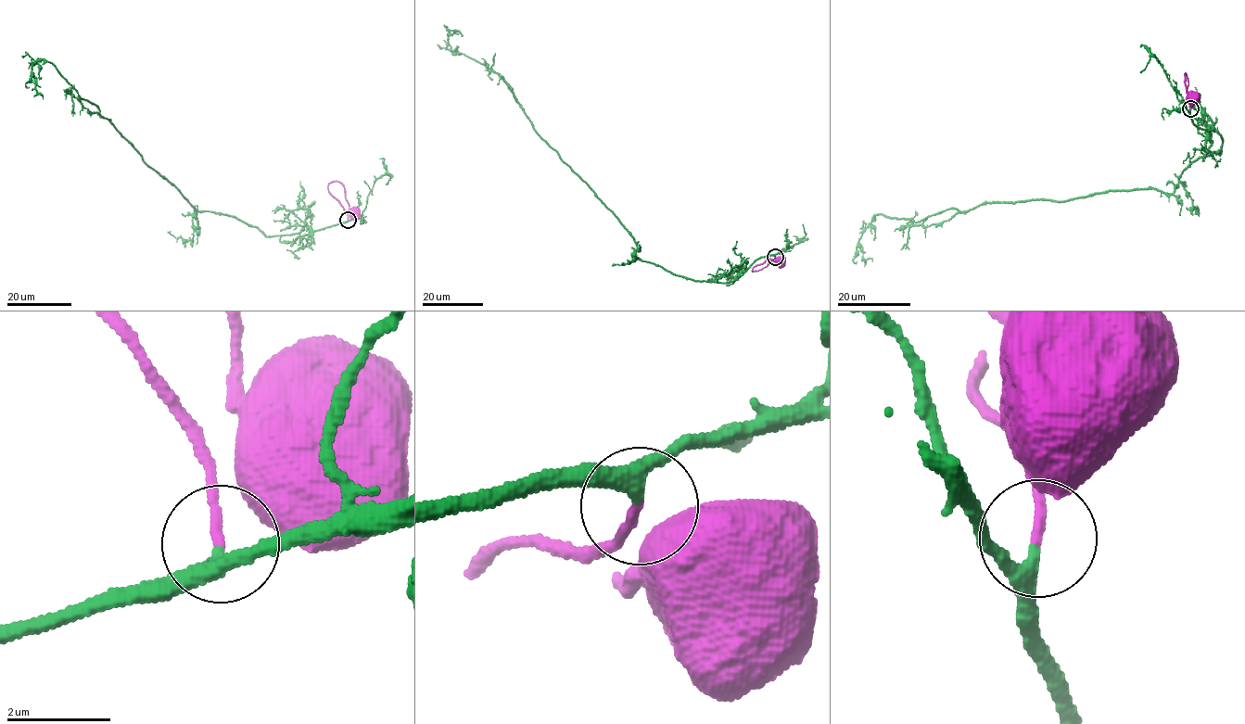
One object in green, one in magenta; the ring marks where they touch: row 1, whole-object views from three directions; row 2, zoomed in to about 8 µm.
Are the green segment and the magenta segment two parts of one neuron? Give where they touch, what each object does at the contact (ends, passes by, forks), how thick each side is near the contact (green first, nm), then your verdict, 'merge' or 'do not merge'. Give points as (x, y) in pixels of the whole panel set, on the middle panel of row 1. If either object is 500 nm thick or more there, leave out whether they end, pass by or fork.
at (775, 257); green passes by; magenta ends there; 280 nm thick on the green side, 190 nm on the other; merge

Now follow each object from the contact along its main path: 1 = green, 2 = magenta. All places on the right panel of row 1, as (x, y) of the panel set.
1: (1190, 109), (1222, 146), (1185, 169), (1172, 193), (983, 203), (915, 222), (879, 214), (858, 240), (872, 261)
2: (1190, 109), (1190, 102), (1186, 98), (1188, 82), (1186, 73), (1186, 93), (1195, 98)

